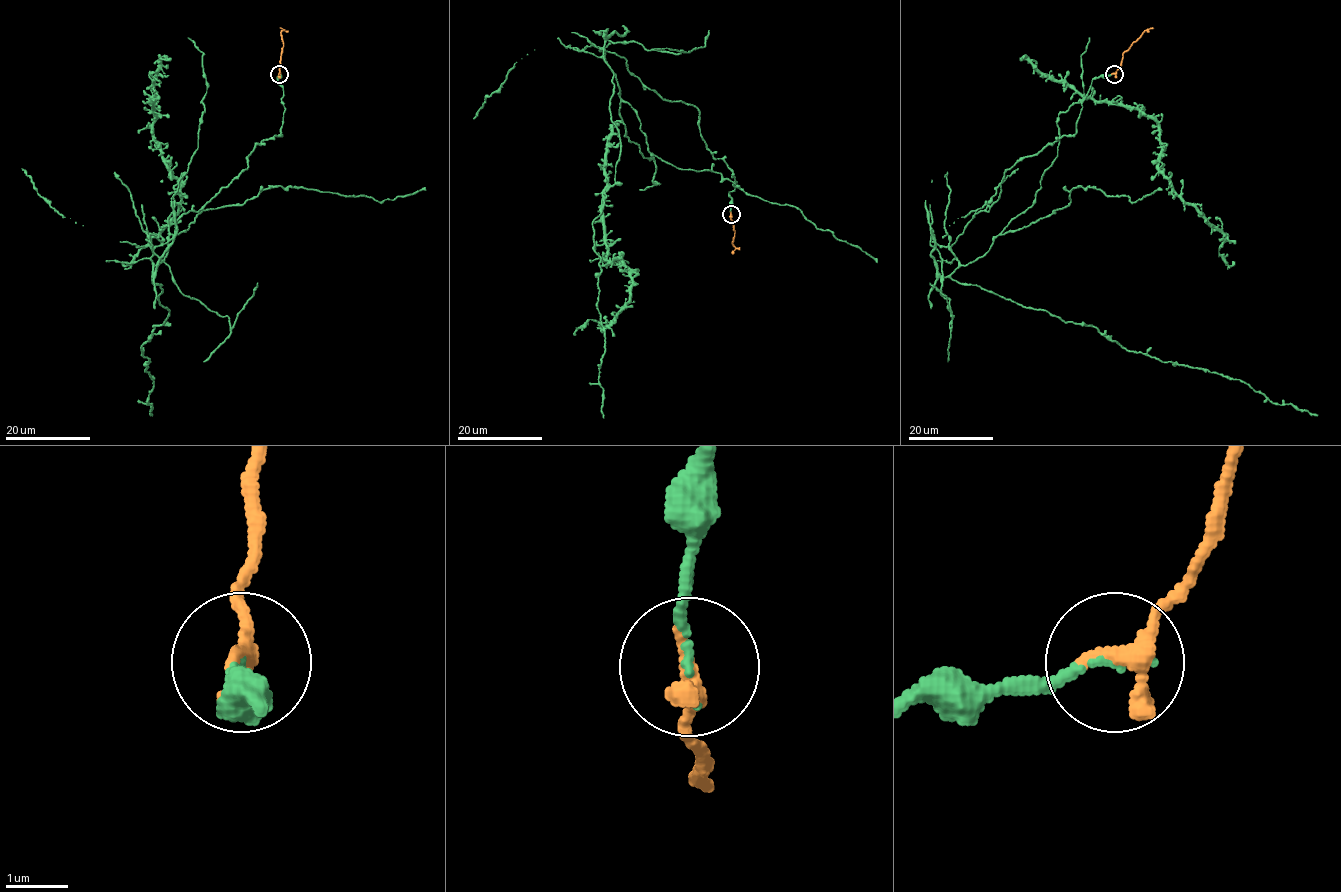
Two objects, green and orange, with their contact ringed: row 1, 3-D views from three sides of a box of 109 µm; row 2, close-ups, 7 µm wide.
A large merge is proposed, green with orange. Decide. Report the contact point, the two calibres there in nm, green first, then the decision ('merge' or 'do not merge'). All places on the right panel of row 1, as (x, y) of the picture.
(1114, 74) | 110/360 nm | merge

